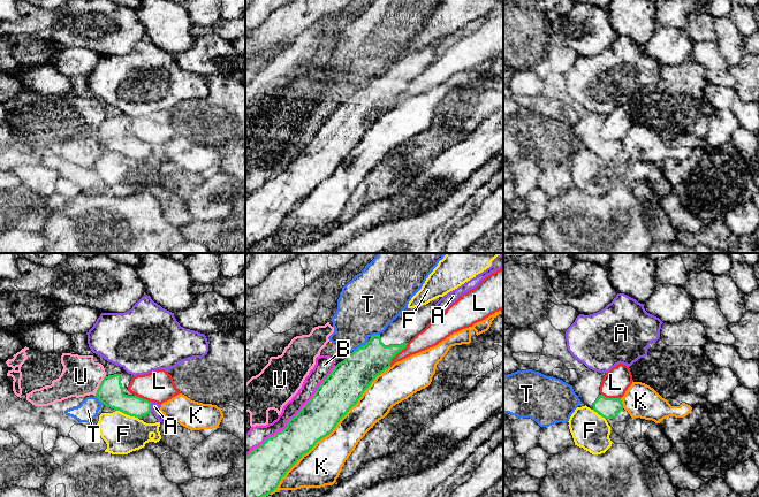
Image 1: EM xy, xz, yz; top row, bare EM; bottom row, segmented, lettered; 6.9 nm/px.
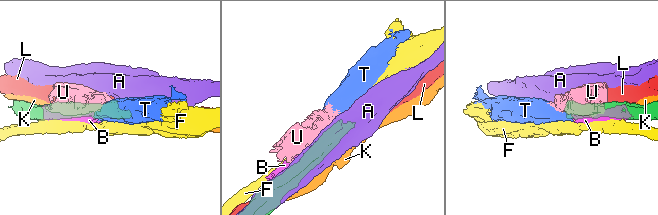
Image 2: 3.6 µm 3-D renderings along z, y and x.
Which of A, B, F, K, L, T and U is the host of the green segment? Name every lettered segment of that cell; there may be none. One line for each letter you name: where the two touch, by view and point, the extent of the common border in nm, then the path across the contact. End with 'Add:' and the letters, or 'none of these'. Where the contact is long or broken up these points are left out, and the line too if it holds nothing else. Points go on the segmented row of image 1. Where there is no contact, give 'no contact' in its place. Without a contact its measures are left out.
Add: none of these

